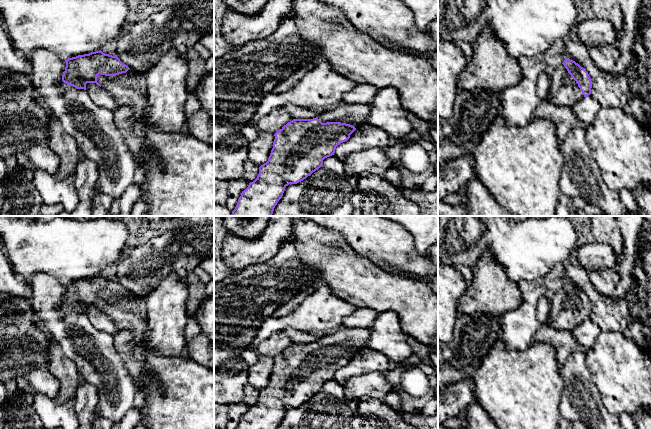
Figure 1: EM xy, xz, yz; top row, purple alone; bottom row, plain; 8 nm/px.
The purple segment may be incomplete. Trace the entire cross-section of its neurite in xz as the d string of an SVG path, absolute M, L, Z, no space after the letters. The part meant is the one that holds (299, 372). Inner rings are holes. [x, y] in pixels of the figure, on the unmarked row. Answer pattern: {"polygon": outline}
{"polygon": "M341 328L321 336L313 343L293 343L274 360L269 383L259 391L257 402L242 416L237 429L277 429L289 408L297 408L322 391L323 384L334 379L336 371L347 365L356 352L367 347L368 328Z"}

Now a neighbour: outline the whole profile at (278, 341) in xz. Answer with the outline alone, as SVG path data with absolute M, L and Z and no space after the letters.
M277 331L259 343L254 350L259 355L275 358L278 354L282 353L284 349L292 344L292 340L283 331Z

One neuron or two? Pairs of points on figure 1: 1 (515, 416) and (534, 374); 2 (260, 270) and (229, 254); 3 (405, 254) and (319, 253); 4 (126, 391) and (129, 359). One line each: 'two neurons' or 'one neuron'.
1: one neuron
2: two neurons
3: two neurons
4: two neurons

